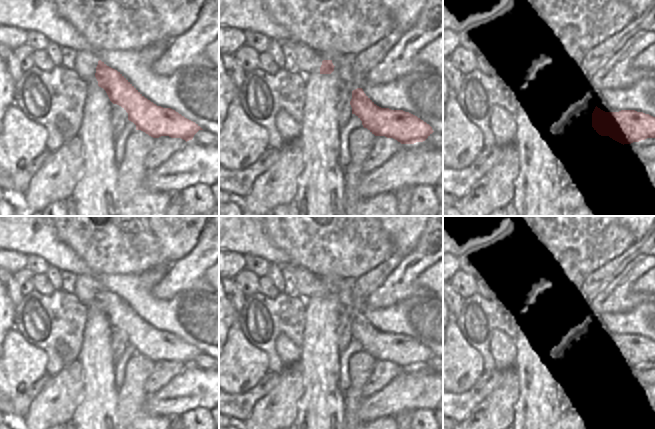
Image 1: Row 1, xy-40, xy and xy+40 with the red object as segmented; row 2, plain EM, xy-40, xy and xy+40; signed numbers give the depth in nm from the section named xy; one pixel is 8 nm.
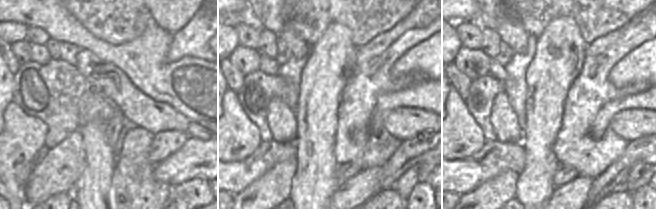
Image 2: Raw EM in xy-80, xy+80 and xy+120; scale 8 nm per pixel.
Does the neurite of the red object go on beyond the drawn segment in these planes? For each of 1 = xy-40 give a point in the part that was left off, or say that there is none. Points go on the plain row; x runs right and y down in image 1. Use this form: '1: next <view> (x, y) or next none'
1: next none

